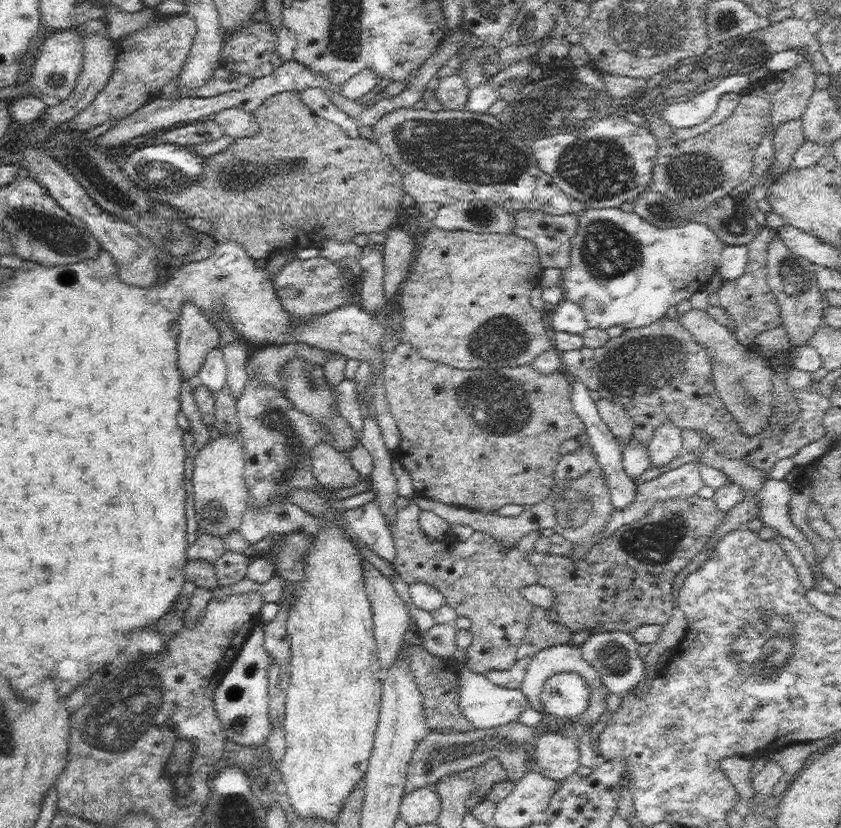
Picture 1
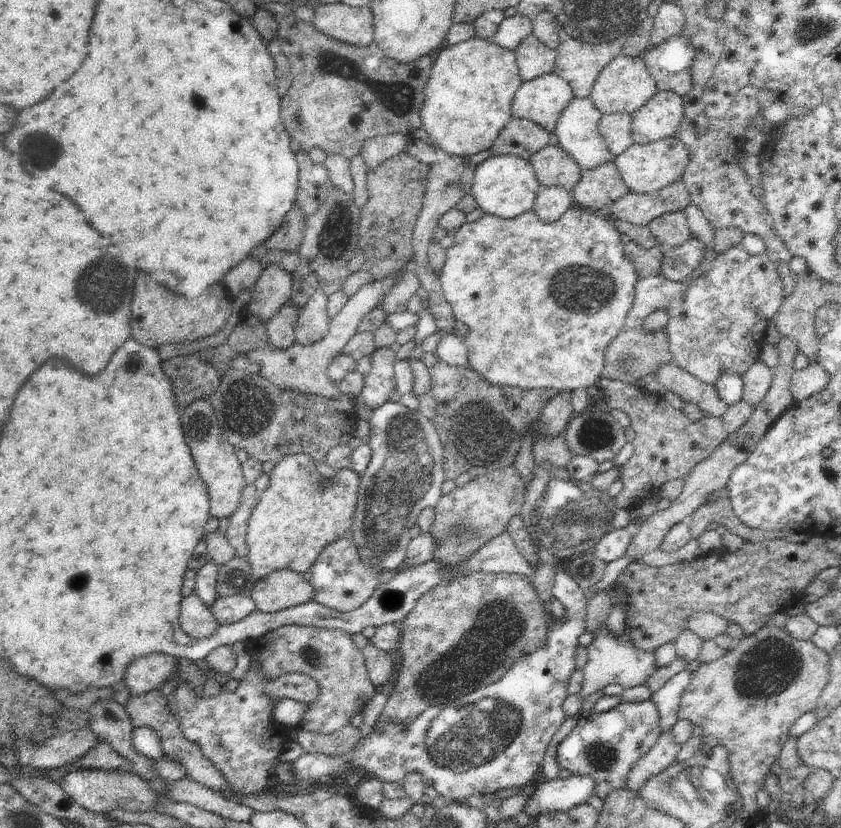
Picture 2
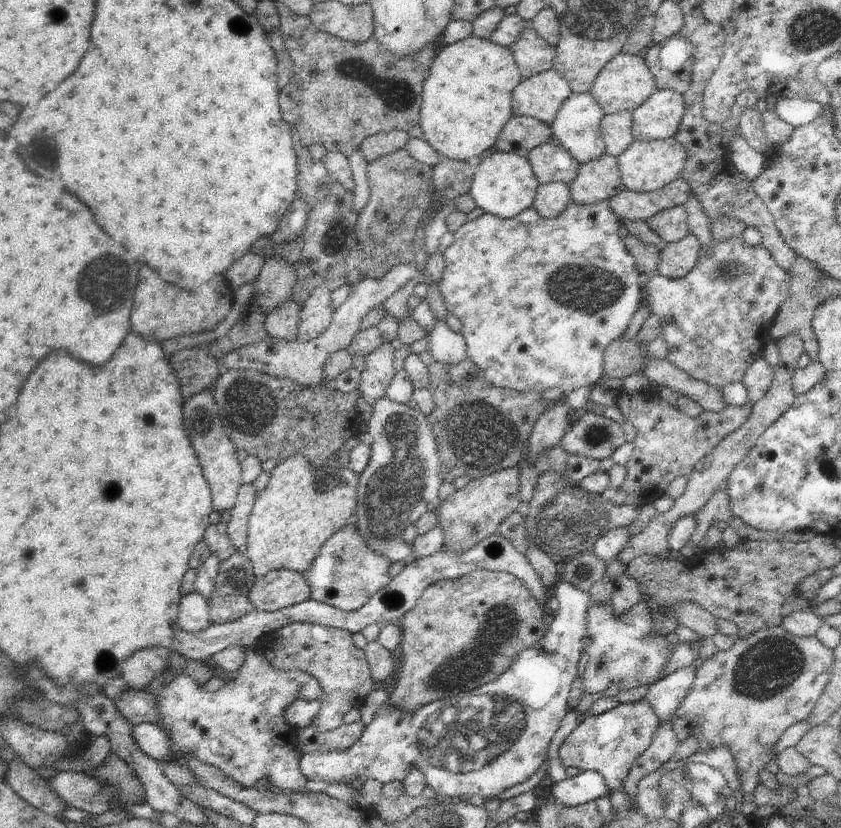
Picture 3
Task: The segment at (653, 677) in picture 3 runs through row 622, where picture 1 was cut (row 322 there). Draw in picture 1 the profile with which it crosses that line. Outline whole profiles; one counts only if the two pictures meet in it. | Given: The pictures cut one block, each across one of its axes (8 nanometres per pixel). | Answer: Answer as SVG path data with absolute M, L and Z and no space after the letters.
M620 207L588 208L581 212L578 230L571 243L570 262L558 284L563 296L560 303L568 301L582 305L589 326L604 330L611 326L621 326L625 330L649 326L664 317L670 306L689 300L709 284L726 245L707 224L689 222L684 226L658 228L634 211L625 212Z

